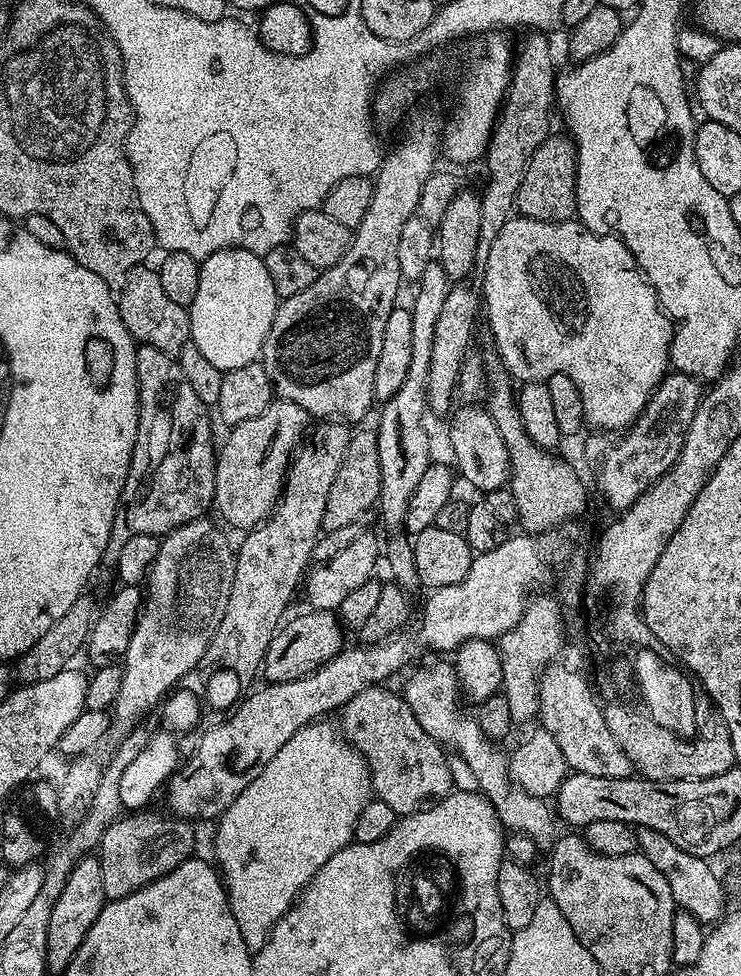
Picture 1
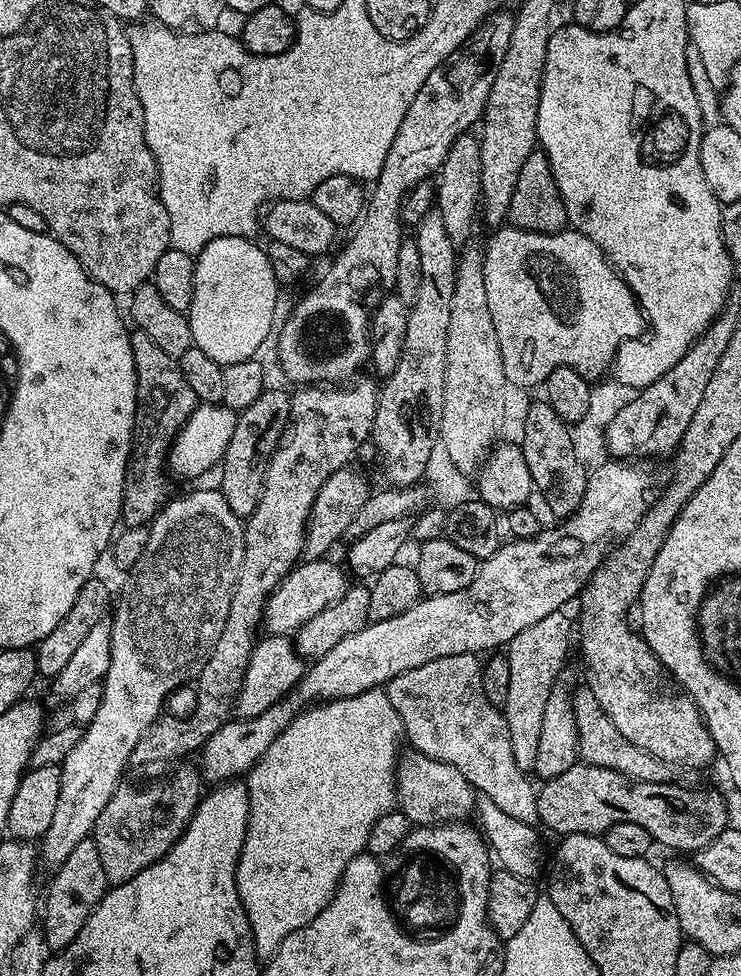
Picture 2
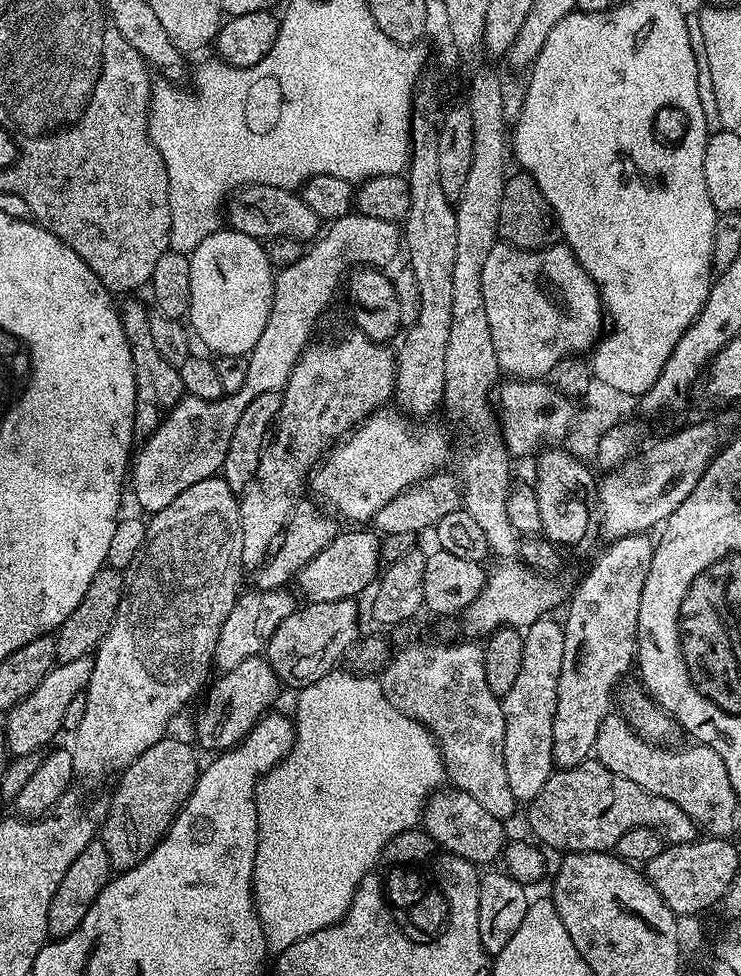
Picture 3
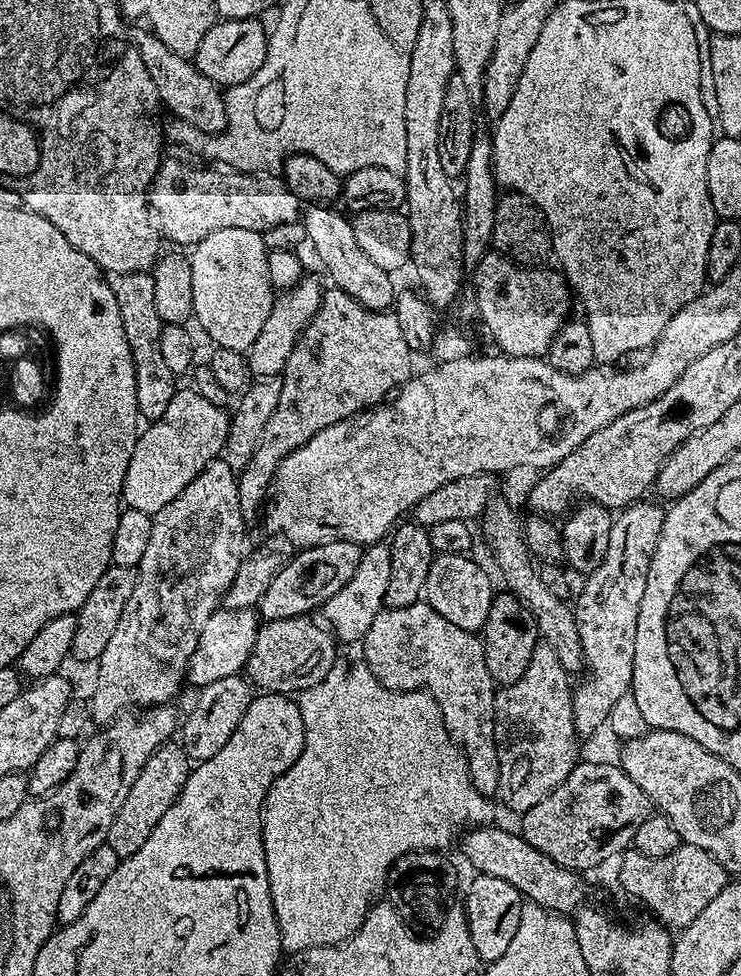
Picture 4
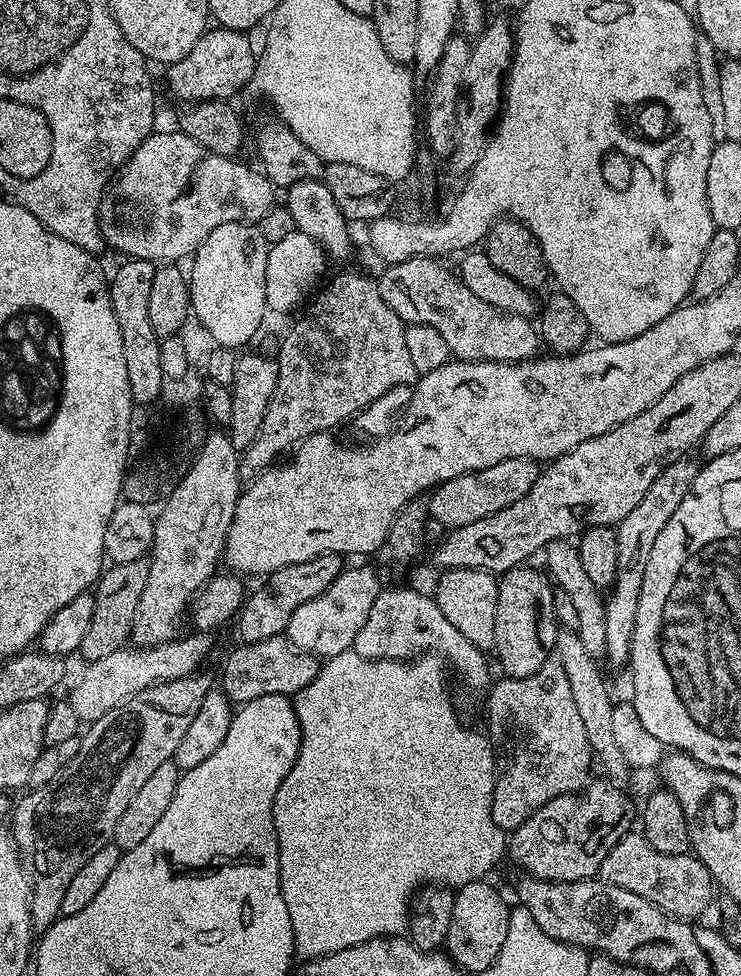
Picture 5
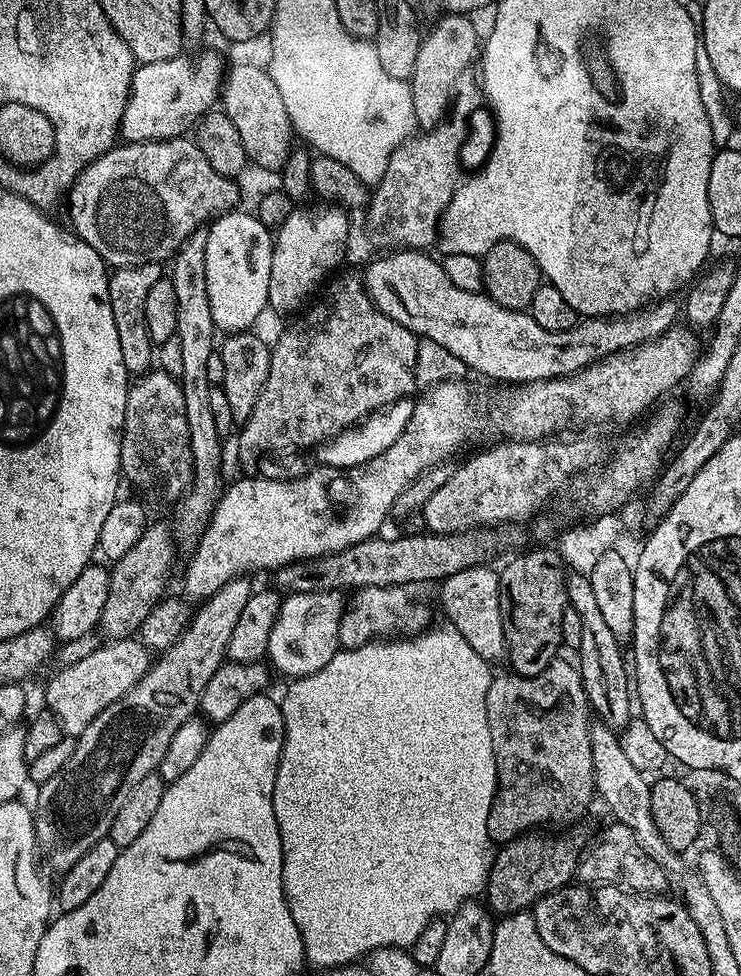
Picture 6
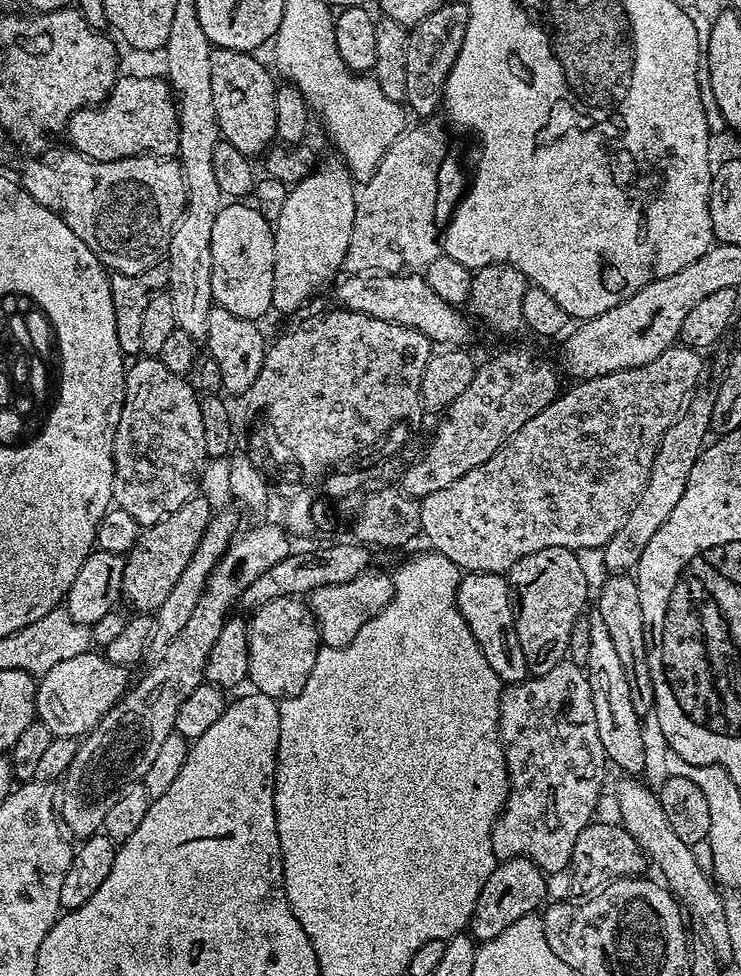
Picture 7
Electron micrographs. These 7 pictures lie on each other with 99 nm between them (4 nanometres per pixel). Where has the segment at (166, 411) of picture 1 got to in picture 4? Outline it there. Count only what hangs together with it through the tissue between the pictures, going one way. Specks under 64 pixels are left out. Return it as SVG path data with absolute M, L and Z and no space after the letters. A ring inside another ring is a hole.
M151 271L131 272L119 277L114 284L118 310L122 314L122 330L126 330L126 342L130 346L130 358L134 362L134 386L138 398L138 413L151 422L162 418L170 398L178 391L178 378L166 366L160 349L160 335L164 329L154 303L154 278Z

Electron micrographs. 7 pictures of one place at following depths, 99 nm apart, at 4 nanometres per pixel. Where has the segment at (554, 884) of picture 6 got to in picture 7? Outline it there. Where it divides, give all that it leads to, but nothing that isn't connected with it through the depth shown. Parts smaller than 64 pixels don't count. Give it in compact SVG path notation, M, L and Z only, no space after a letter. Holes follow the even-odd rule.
M525 856L499 861L490 878L486 878L486 886L482 886L482 894L478 894L478 902L474 906L470 925L471 935L480 942L498 938L498 934L502 934L506 926L518 922L518 918L533 915L545 903L544 895L547 894L548 888L544 885L544 880L546 880L545 873Z

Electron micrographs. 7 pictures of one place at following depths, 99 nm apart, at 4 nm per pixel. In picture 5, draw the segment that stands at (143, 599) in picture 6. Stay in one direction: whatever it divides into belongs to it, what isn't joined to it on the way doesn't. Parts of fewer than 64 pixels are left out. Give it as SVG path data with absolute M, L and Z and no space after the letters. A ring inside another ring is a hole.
M147 559L112 564L101 571L100 578L94 585L94 615L90 627L82 637L79 659L91 662L98 658L106 658L129 643L134 618L138 614L138 602L142 600L142 590L146 590L147 577Z

